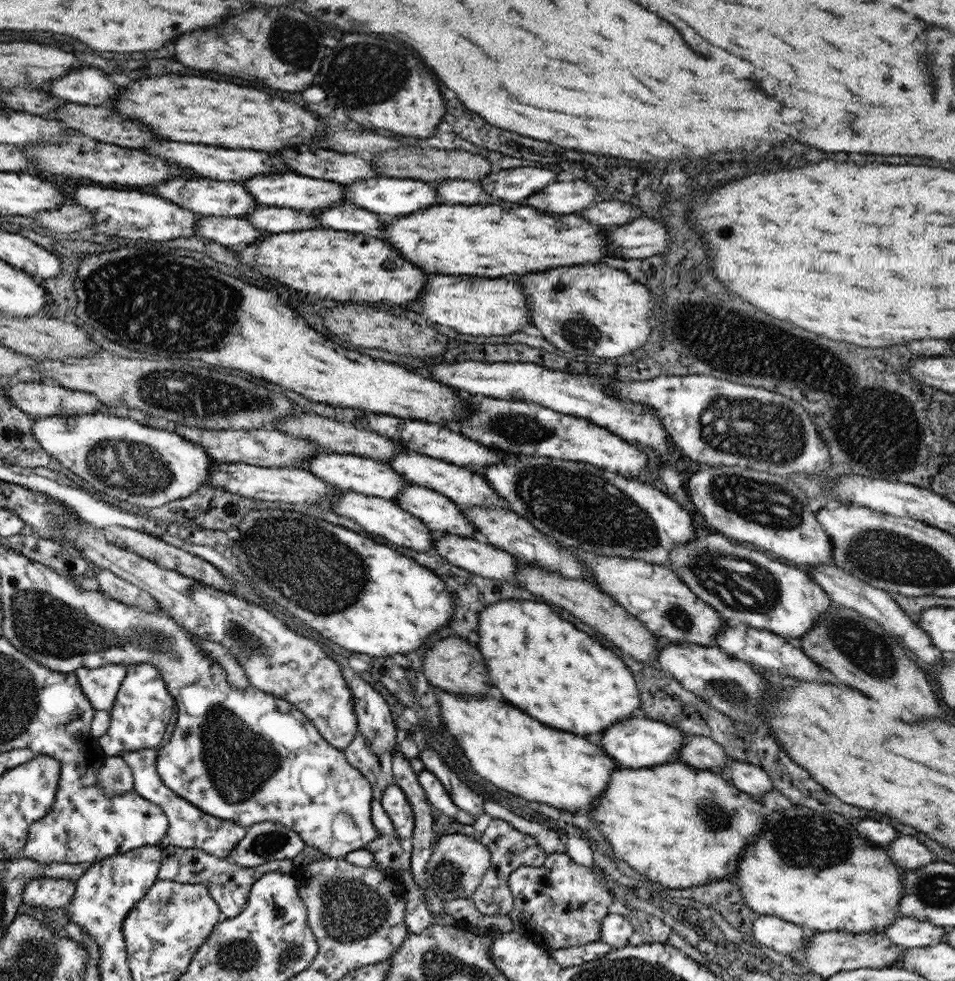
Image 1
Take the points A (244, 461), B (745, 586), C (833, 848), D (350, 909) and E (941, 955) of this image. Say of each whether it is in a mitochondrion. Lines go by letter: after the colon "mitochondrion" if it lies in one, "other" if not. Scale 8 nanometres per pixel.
A: other
B: mitochondrion
C: mitochondrion
D: mitochondrion
E: other

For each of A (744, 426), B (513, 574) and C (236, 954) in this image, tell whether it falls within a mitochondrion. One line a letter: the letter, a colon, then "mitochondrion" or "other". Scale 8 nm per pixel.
A: mitochondrion
B: other
C: mitochondrion

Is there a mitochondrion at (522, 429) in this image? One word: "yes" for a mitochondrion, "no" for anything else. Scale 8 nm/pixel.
yes

